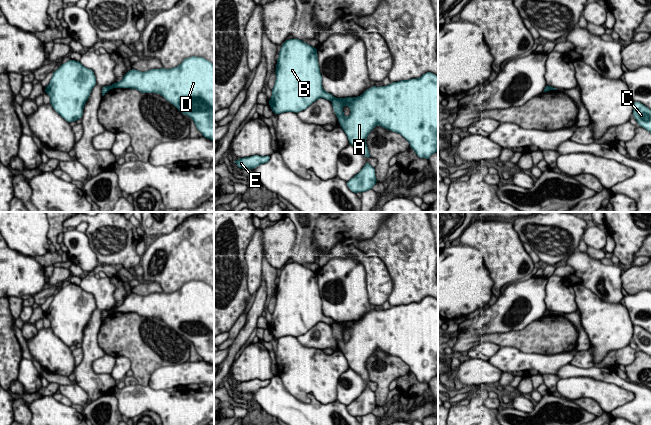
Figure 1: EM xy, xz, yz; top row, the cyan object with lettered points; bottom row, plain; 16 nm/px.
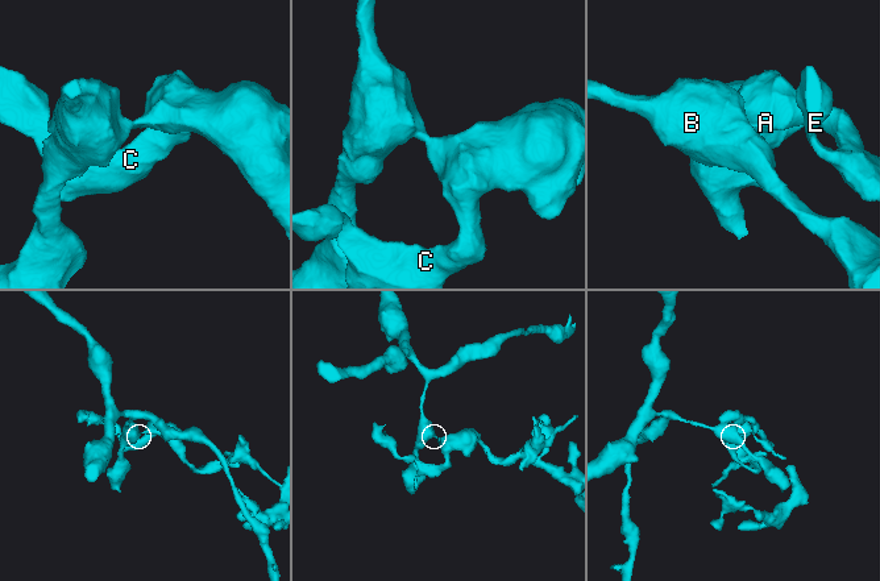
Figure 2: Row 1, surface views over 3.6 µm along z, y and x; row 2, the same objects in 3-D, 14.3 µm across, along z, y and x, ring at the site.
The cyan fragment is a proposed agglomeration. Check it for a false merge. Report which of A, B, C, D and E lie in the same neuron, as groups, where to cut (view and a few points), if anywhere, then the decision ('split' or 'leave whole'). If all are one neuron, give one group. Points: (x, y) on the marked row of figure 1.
A C D E / B | xz (334, 97), (331, 100) | split

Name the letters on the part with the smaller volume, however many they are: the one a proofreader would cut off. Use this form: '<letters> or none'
A, C, D, E

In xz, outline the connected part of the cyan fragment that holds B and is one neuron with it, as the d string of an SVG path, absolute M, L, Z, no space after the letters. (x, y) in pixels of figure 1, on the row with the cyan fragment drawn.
M289 39L283 43L276 64L276 80L272 89L269 105L275 114L283 112L298 113L305 110L319 98L332 101L335 97L322 87L317 48L311 47L299 39Z

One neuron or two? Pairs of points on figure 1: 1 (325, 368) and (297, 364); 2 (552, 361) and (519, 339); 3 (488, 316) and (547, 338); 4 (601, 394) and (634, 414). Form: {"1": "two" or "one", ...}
{"1": "one", "2": "two", "3": "two", "4": "two"}

